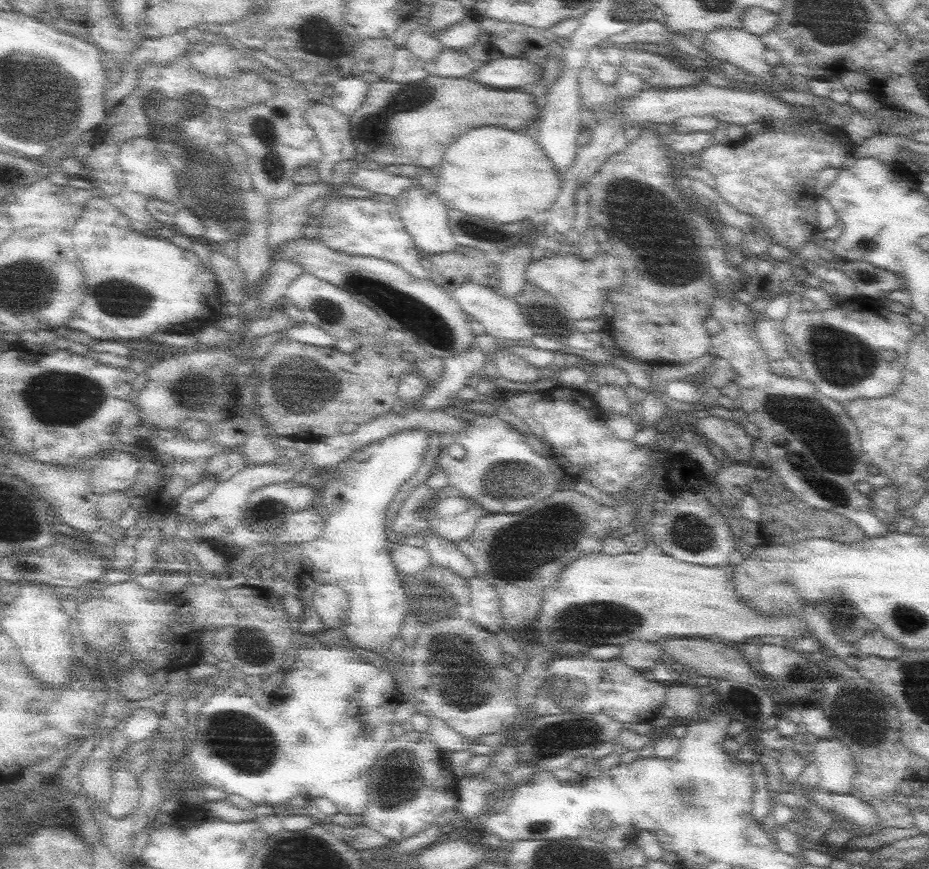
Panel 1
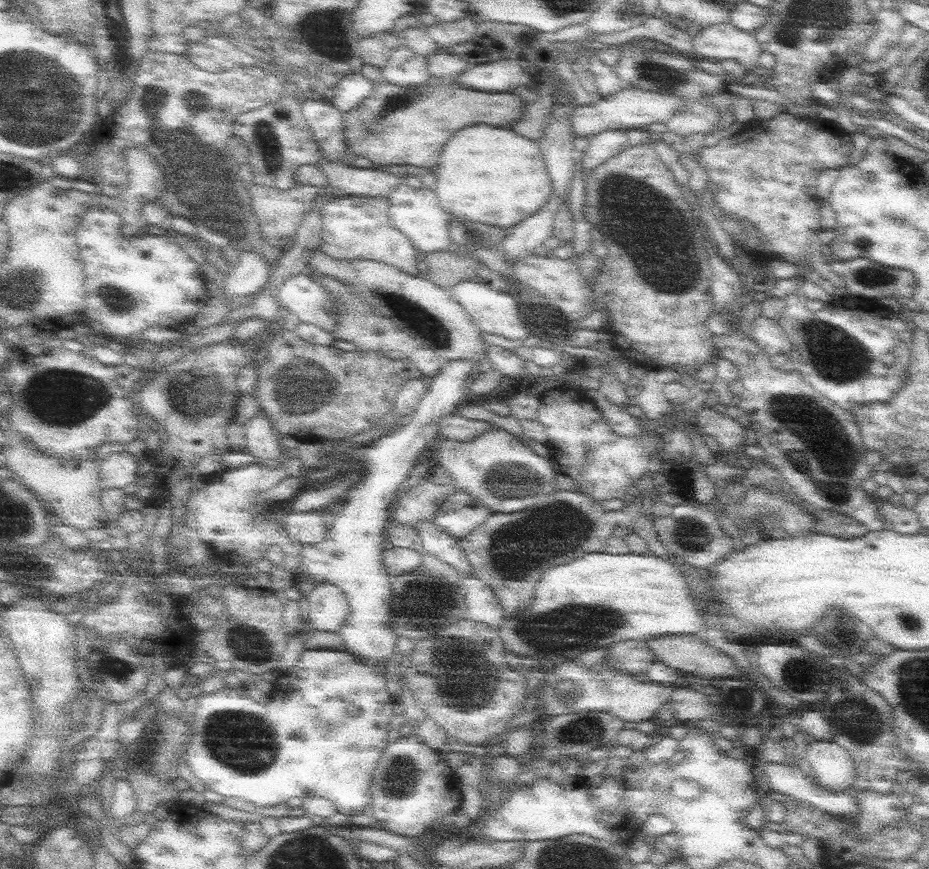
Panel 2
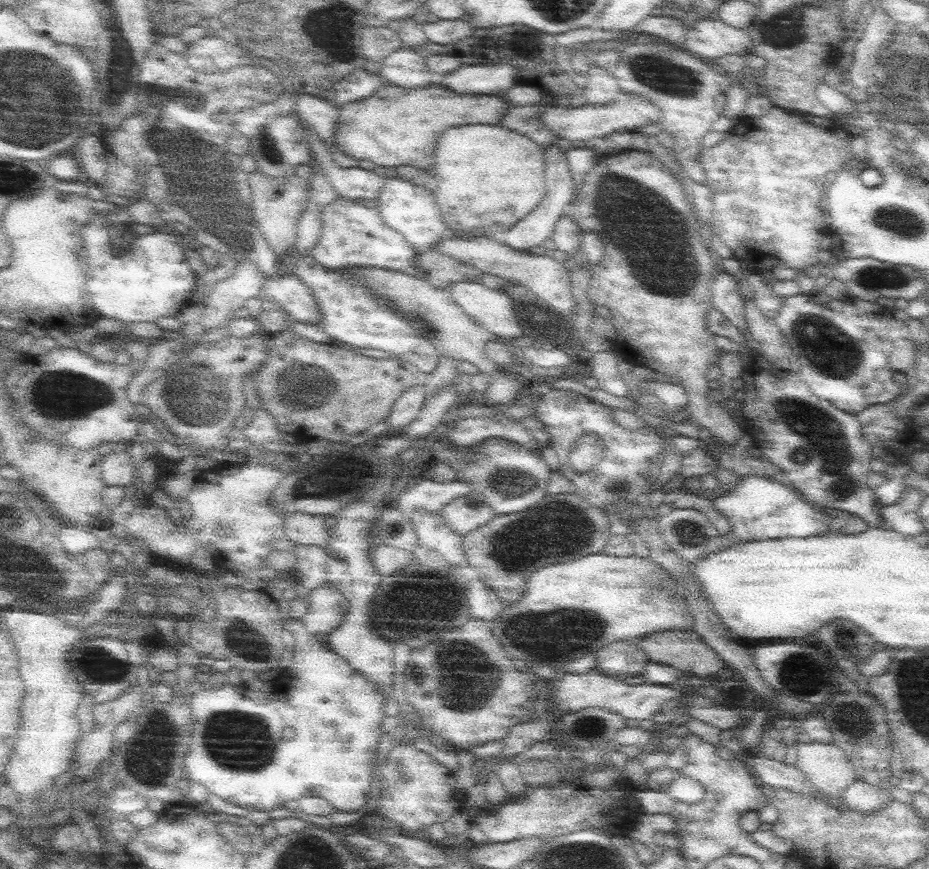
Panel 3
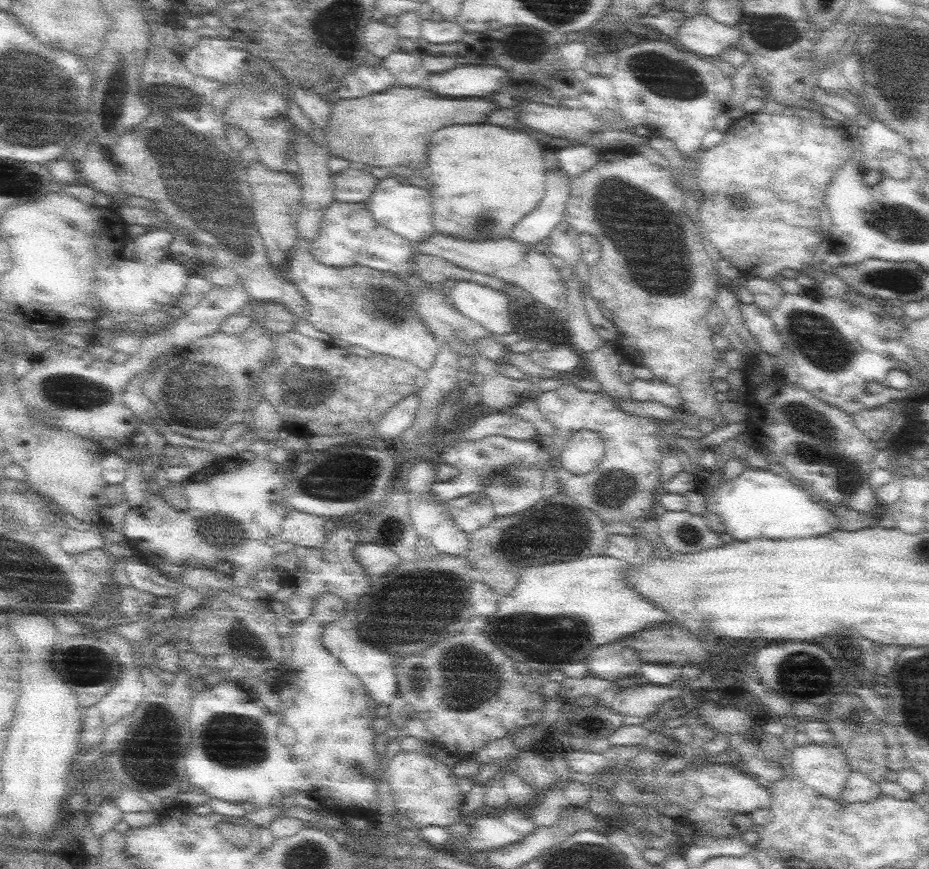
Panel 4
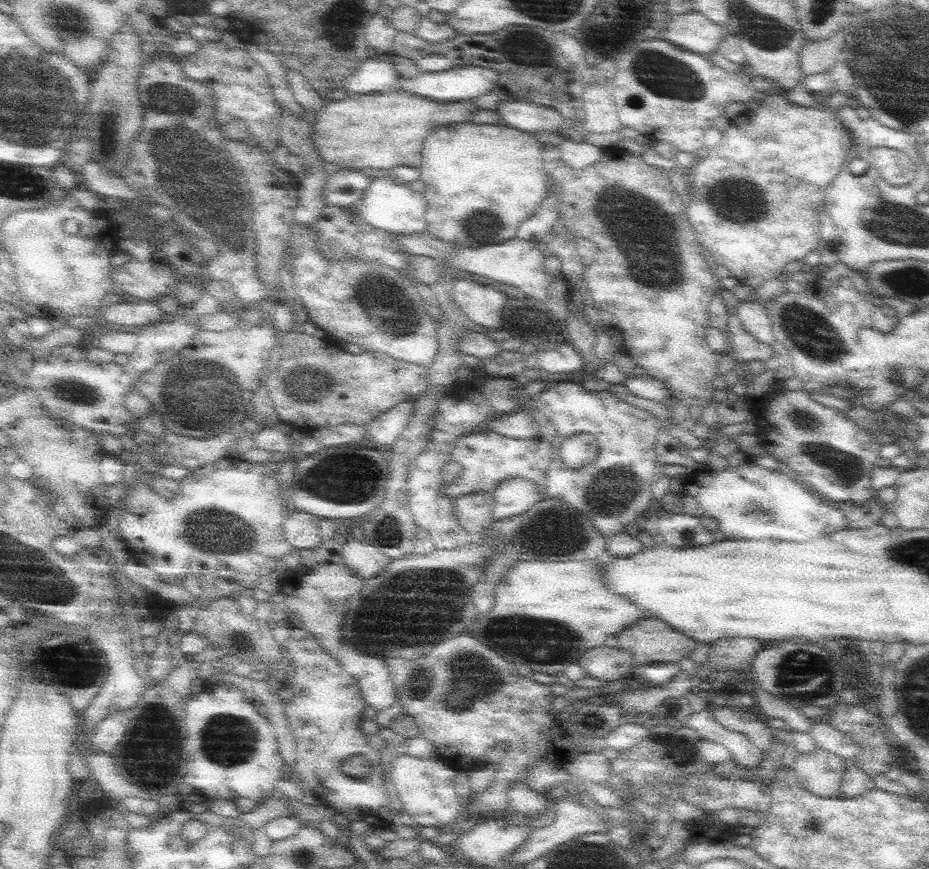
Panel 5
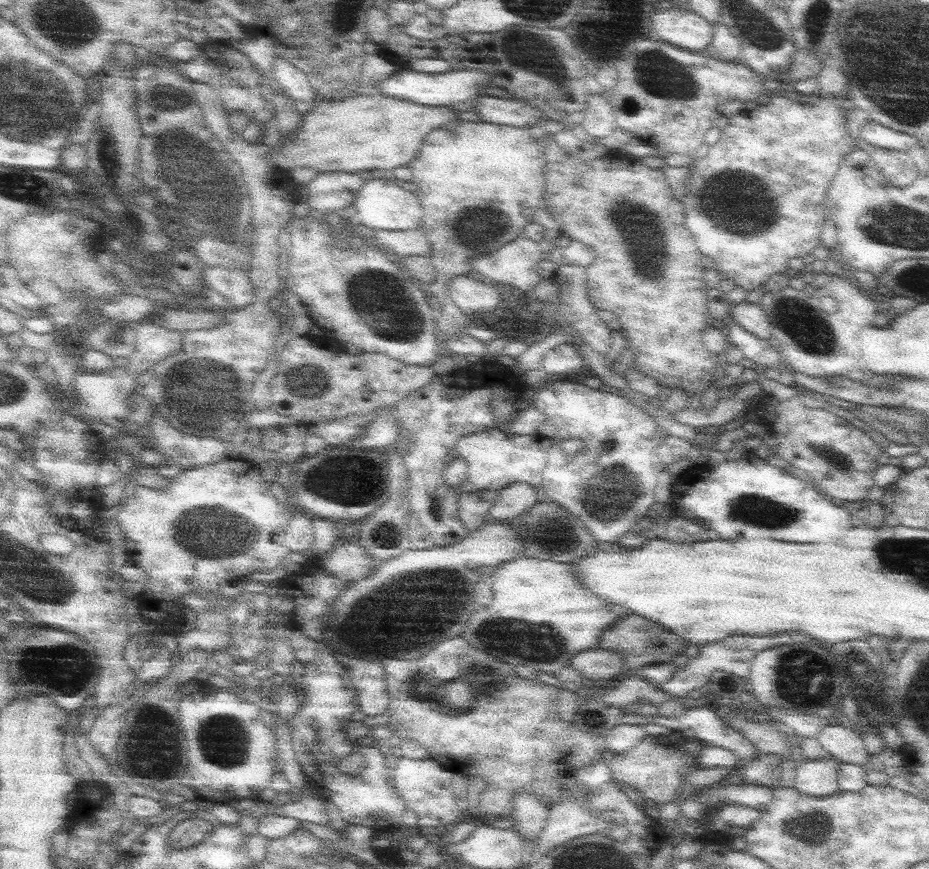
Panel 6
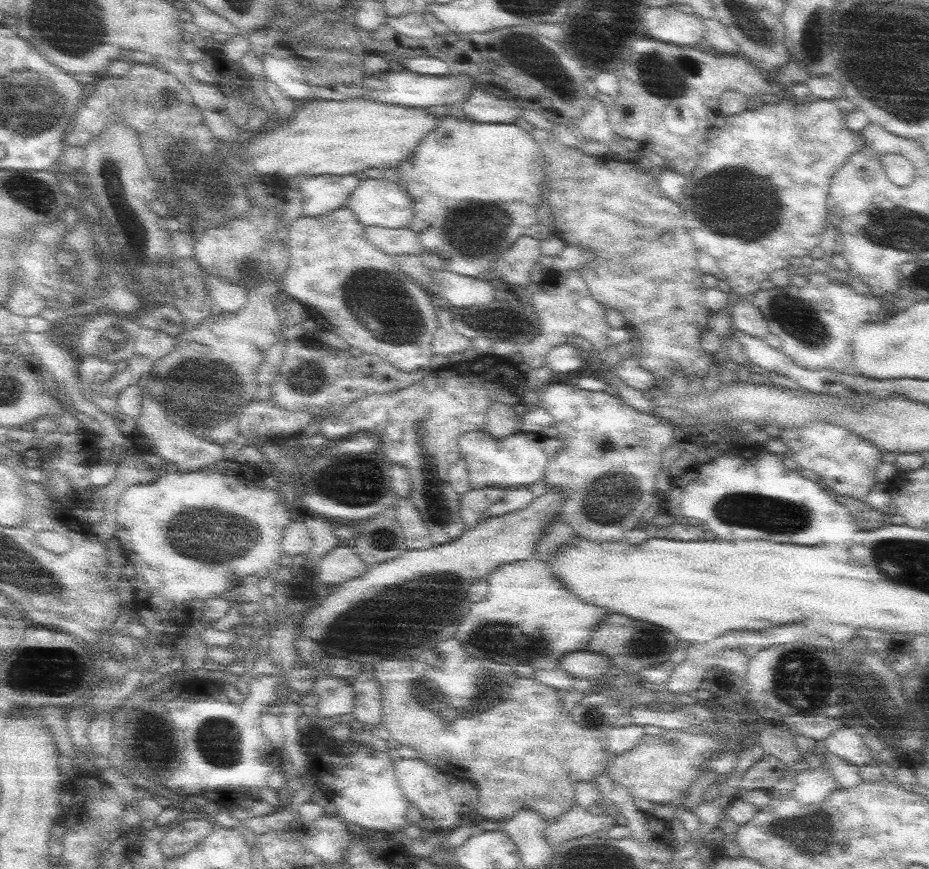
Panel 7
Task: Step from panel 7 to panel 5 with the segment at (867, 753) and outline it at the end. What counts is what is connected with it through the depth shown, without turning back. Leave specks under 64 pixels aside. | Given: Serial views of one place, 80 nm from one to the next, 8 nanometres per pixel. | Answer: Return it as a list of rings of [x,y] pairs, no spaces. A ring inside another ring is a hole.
[[[829,722],[816,723],[811,733],[819,748],[842,756],[846,762],[851,763],[862,752],[849,734],[840,732]]]

